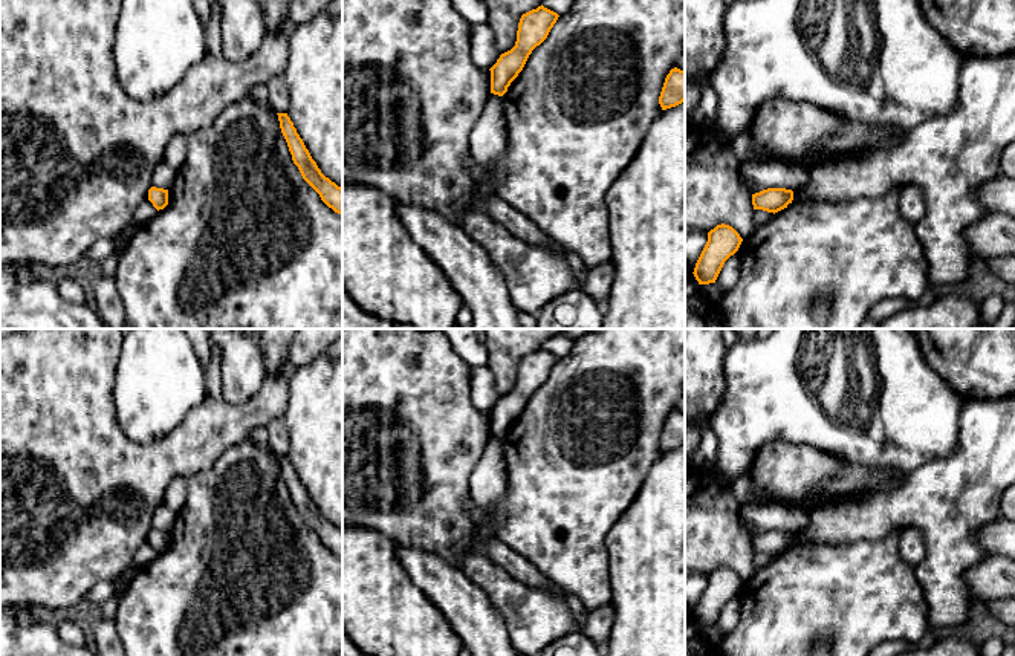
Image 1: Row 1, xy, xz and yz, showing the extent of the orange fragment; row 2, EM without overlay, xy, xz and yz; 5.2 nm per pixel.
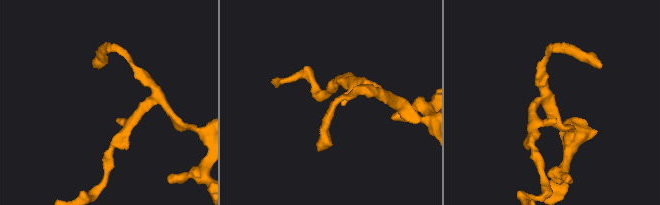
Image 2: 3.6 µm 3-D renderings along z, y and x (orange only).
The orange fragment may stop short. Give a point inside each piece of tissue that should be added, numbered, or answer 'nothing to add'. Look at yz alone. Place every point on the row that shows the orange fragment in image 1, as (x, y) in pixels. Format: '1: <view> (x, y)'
nothing to add

